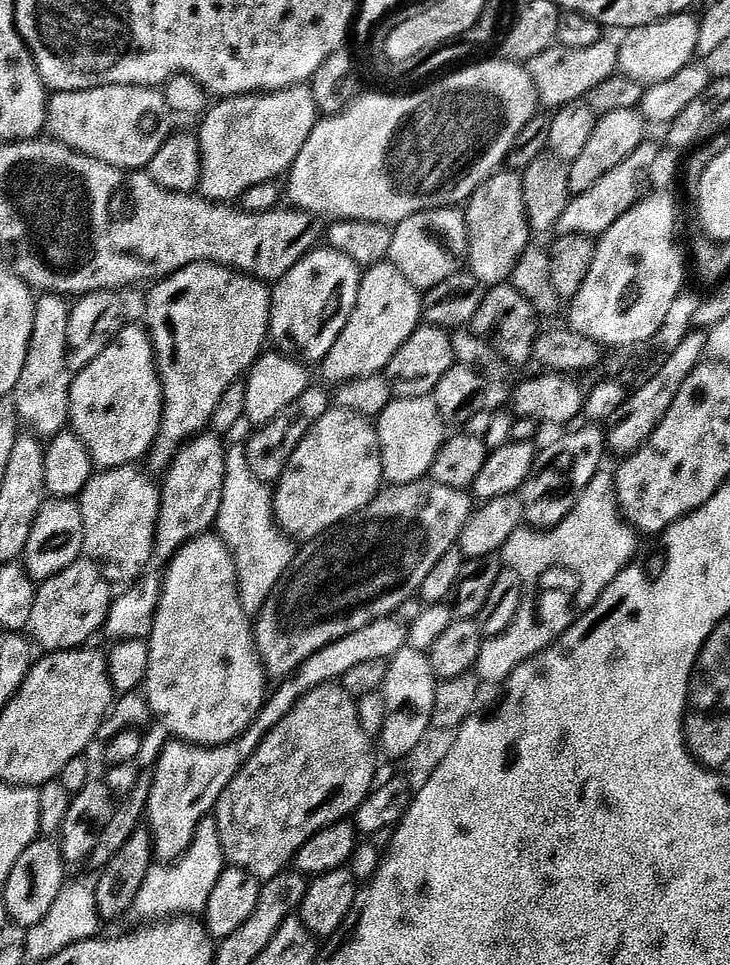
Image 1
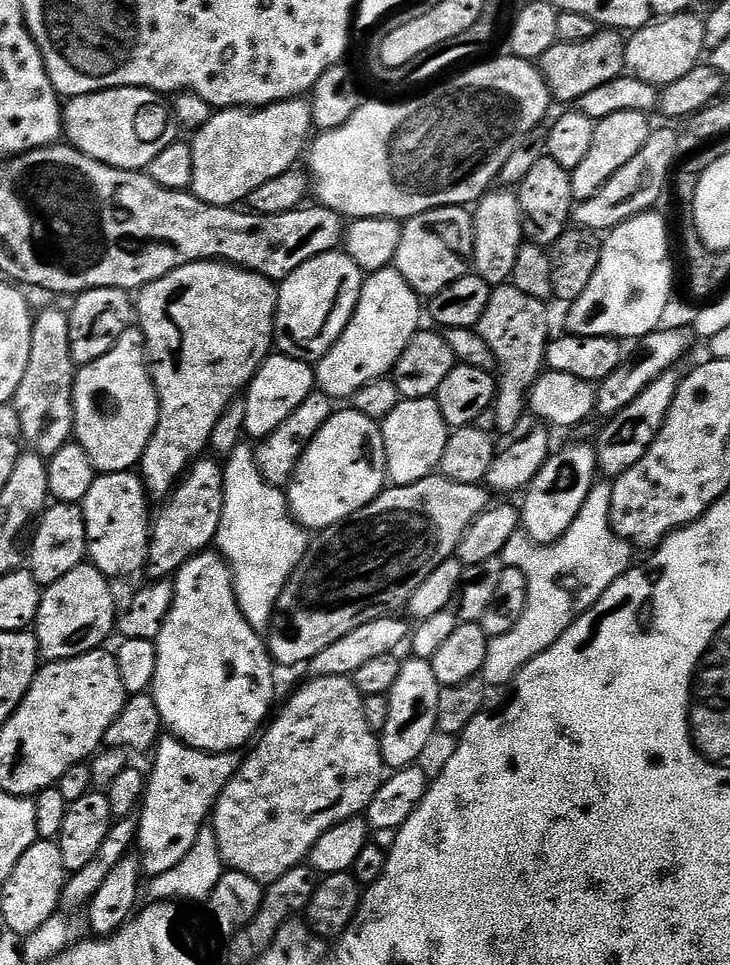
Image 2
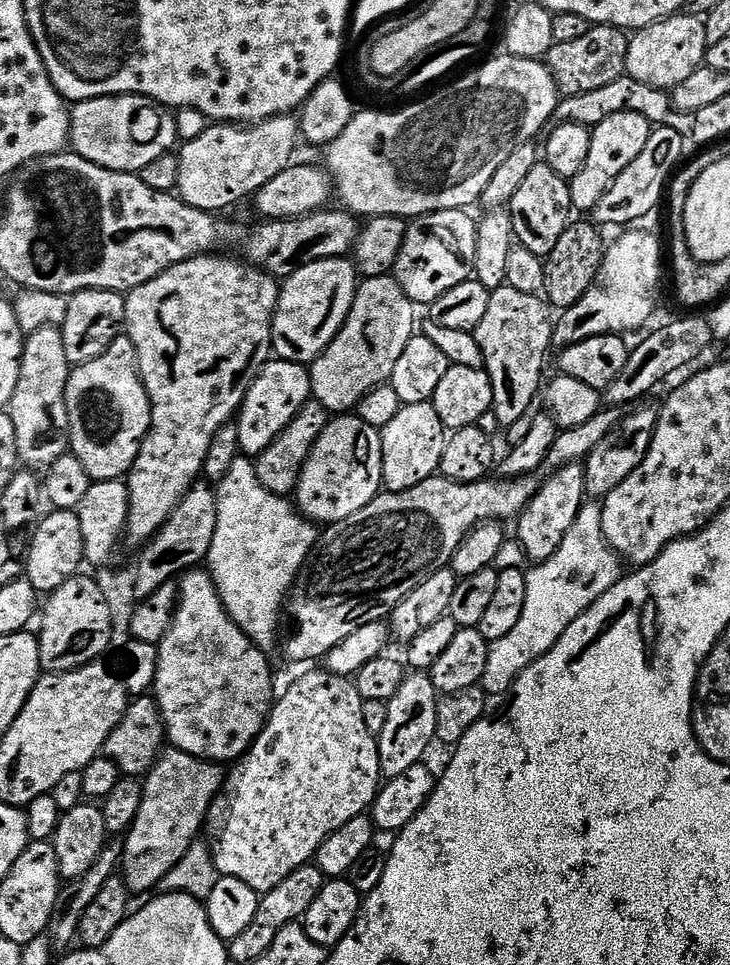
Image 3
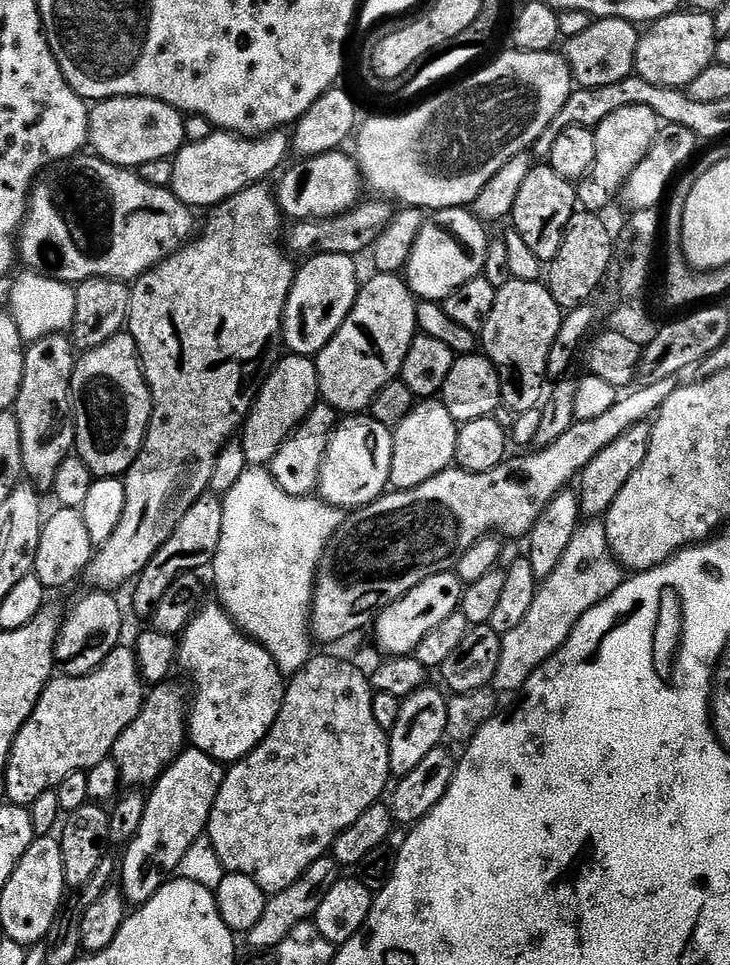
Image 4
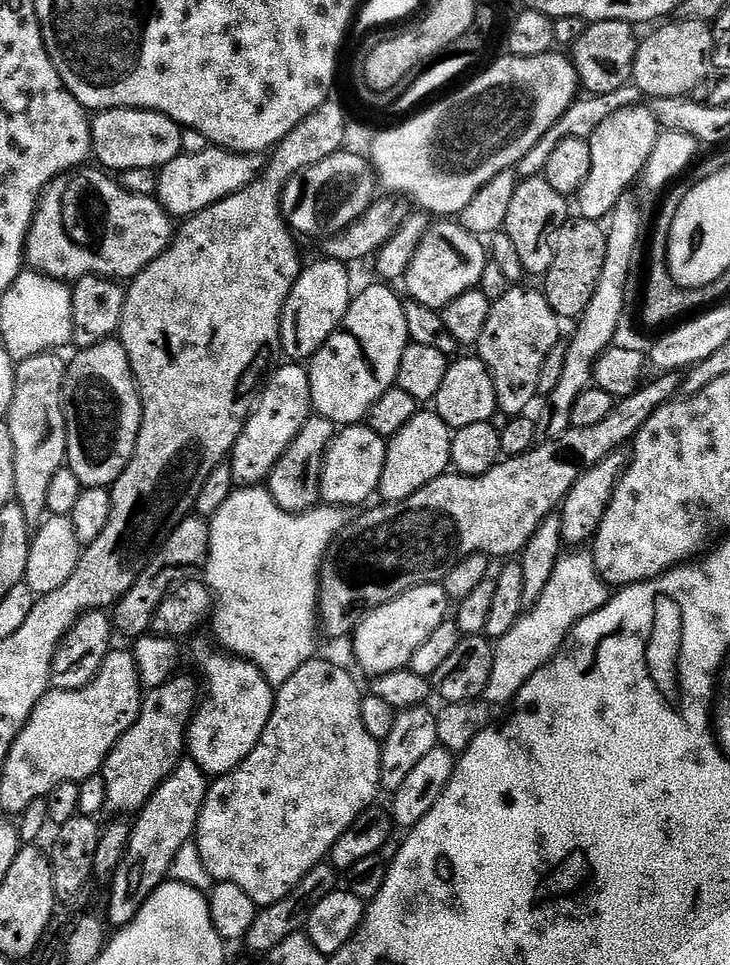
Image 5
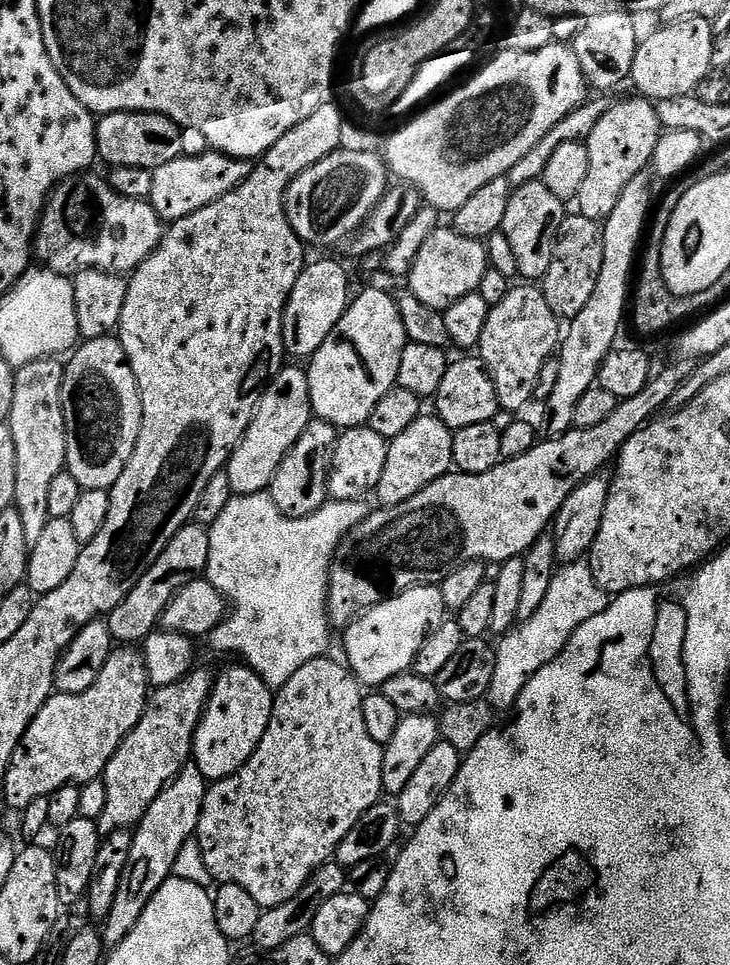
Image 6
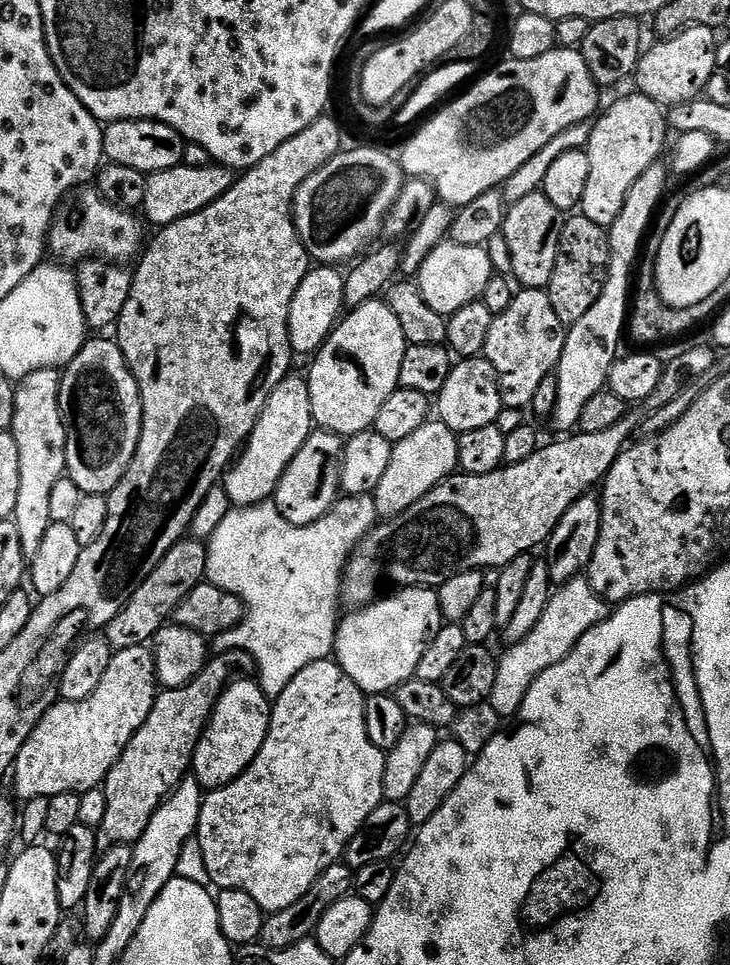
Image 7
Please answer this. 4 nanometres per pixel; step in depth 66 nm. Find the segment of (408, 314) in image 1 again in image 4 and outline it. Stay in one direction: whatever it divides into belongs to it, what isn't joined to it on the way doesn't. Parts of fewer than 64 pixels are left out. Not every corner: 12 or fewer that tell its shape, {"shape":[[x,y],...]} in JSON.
{"shape":[[396,274],[359,285],[316,353],[319,399],[371,409],[406,362],[417,297]]}

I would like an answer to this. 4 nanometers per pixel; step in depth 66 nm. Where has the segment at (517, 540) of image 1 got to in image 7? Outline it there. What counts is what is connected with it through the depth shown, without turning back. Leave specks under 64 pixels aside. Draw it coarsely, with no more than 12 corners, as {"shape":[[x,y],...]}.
{"shape":[[586,578],[559,585],[509,644],[487,703],[515,717],[530,686],[610,615]]}

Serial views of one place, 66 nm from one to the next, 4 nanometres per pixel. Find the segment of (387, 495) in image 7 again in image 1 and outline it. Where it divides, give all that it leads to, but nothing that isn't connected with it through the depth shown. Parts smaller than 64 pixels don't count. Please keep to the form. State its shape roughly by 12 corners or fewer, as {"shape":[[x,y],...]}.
{"shape":[[432,396],[393,398],[374,427],[384,478],[414,484],[446,439]]}

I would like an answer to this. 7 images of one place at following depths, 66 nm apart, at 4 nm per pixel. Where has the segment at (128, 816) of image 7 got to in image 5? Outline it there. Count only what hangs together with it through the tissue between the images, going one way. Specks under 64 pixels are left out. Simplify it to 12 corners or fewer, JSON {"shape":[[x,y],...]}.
{"shape":[[196,684],[143,697],[108,755],[109,809],[135,813],[185,755]]}

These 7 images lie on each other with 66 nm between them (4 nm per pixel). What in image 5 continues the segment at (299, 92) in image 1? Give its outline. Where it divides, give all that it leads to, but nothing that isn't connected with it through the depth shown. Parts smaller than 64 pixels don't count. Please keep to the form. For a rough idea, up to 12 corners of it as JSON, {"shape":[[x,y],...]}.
{"shape":[[185,151],[159,169],[158,199],[187,218],[242,190],[259,155]]}

